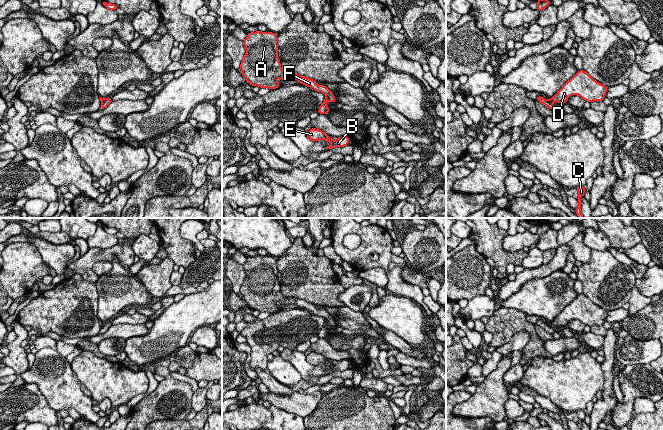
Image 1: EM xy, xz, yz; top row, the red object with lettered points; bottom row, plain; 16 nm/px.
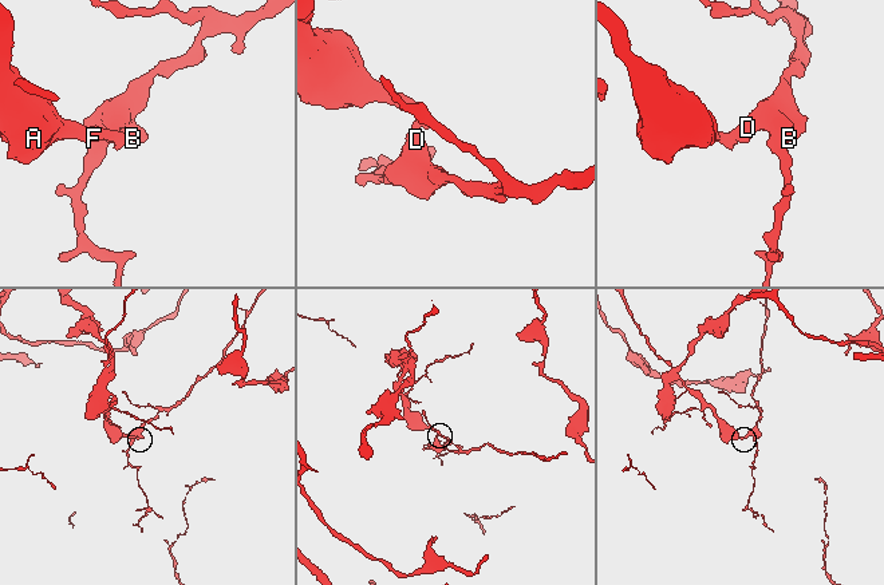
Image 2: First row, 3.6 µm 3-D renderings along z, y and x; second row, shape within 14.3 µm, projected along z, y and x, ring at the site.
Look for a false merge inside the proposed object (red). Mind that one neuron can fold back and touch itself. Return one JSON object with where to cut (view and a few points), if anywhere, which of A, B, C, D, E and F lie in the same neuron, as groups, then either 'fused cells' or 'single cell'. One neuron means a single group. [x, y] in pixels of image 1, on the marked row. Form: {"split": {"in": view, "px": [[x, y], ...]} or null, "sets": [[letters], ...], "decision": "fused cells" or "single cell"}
{"split": {"in": "yz", "px": [[549, 99], [552, 101]]}, "sets": [["A", "F"], ["B", "C", "D", "E"]], "decision": "fused cells"}

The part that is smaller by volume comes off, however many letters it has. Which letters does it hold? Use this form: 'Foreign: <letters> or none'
Foreign: B, C, D, E

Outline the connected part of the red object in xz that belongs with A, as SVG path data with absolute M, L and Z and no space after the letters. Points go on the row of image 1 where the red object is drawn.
M258 30L247 33L247 37L243 42L246 54L240 63L240 70L242 71L241 75L245 77L246 82L251 86L269 88L271 90L279 88L280 84L277 79L280 78L282 81L288 81L291 74L295 76L298 83L323 93L327 101L336 102L335 96L325 85L318 85L314 79L297 73L287 73L282 69L277 54L276 33Z

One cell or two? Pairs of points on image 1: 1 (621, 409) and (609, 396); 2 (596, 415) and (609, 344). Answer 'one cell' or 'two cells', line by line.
1: two cells
2: one cell

